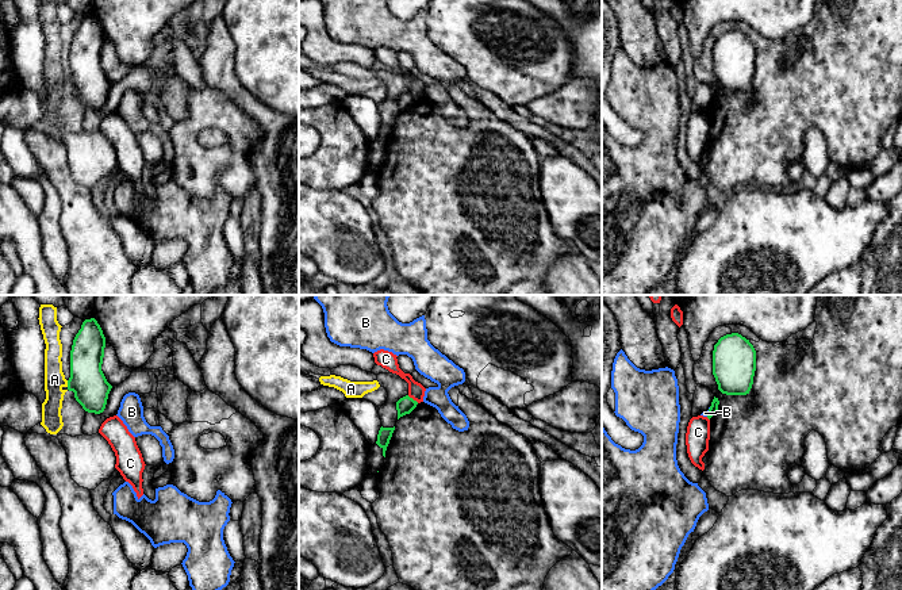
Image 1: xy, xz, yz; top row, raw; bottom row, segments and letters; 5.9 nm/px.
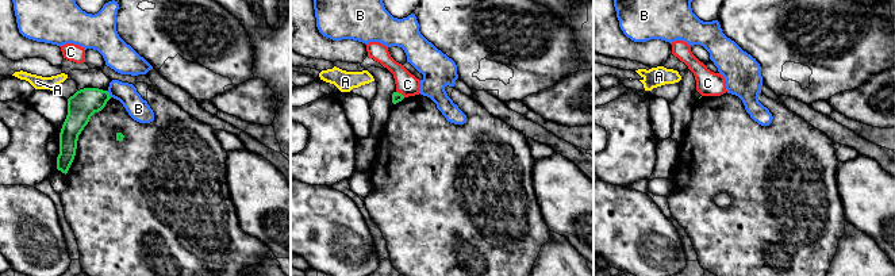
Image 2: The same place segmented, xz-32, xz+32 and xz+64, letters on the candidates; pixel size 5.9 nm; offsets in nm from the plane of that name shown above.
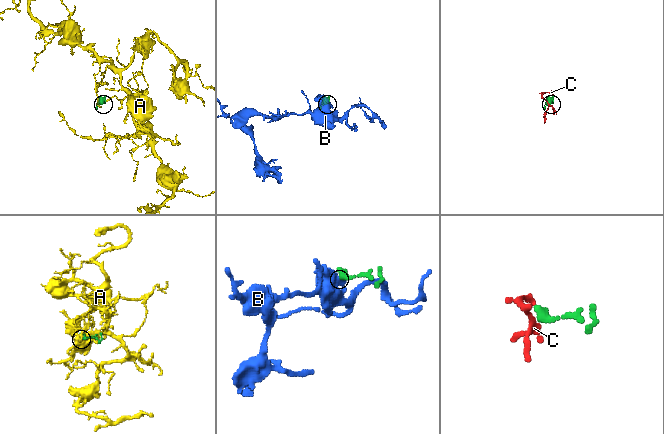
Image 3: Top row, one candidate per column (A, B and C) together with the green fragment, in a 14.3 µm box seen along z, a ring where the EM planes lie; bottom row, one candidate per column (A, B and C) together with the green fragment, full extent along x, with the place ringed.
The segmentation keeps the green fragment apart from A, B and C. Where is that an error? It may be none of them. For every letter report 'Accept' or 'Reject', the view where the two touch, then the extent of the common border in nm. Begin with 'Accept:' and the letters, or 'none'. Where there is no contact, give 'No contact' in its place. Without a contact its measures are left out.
Accept: none
A: Reject. Touches green in xy. Shared border 40 nm
B: Reject. Touches green in yz. Shared border 60 nm
C: Reject. Touches green in xz. Shared border 80 nm

